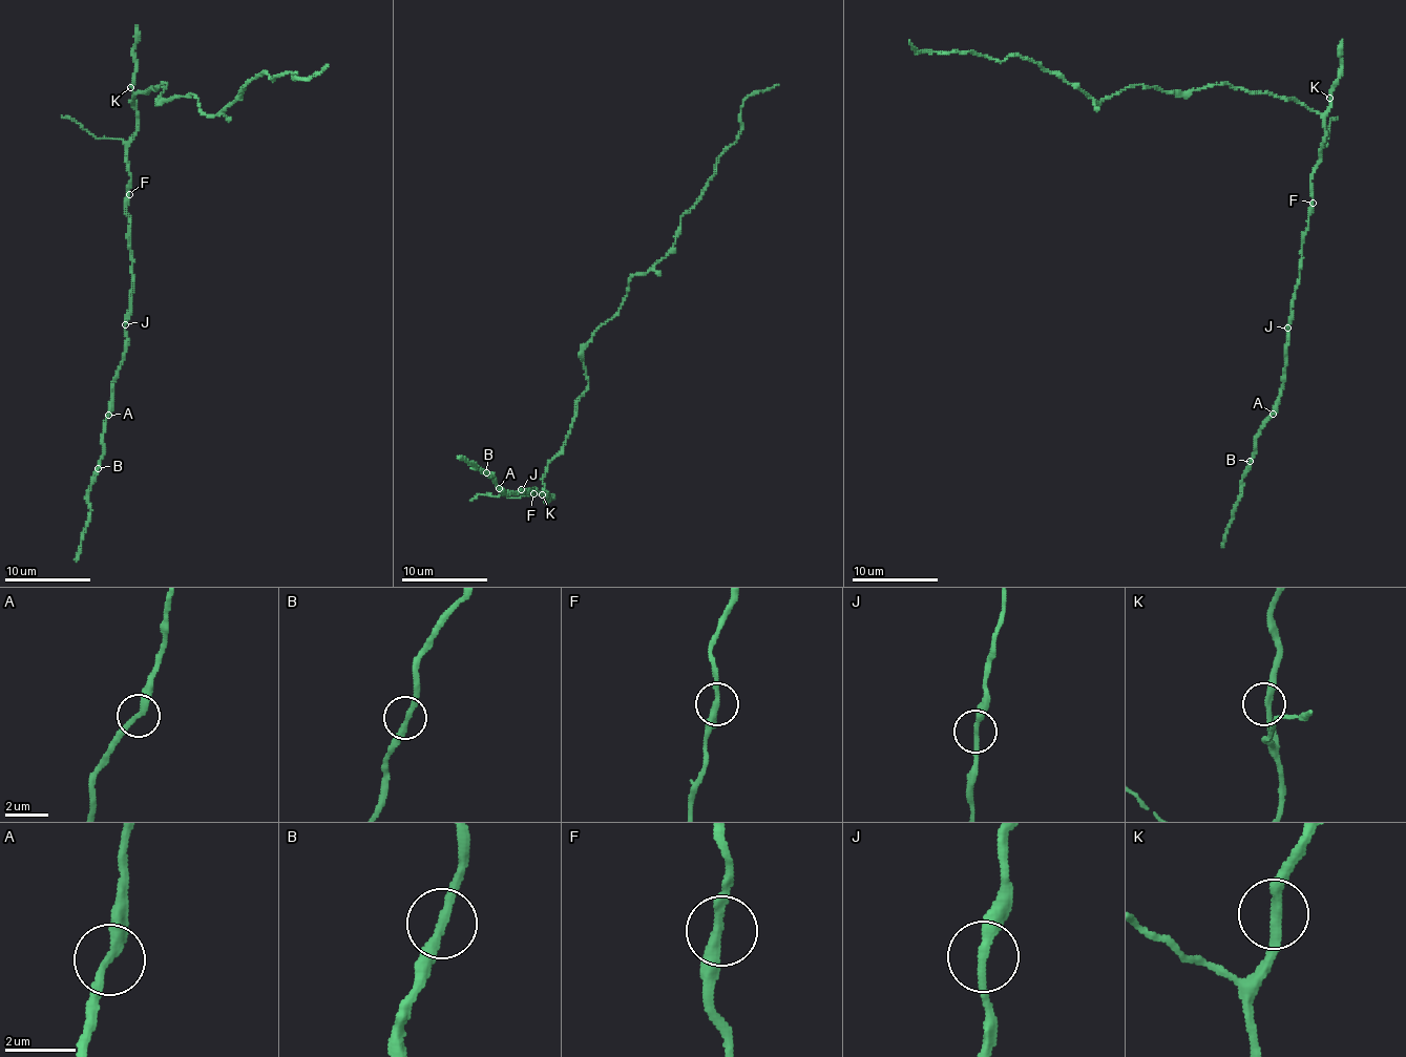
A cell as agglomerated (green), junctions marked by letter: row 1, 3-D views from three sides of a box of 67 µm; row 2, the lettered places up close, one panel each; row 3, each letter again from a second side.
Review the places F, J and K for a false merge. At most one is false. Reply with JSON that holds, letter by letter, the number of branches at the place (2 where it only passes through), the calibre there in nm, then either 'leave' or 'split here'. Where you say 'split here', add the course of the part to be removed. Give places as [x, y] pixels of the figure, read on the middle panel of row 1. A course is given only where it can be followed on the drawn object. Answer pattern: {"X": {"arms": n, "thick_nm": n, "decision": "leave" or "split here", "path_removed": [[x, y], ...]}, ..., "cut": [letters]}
{"F": {"arms": 2, "thick_nm": 280, "decision": "leave"}, "J": {"arms": 2, "thick_nm": 280, "decision": "leave"}, "K": {"arms": 2, "thick_nm": 280, "decision": "leave"}, "cut": []}

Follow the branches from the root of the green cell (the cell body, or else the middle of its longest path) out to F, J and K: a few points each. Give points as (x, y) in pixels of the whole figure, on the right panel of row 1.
F: (1303, 103), (1321, 115), (1325, 129), (1319, 164), (1310, 182), (1313, 203)
J: (1303, 103), (1321, 115), (1325, 142), (1310, 182), (1313, 209), (1302, 240), (1299, 283), (1287, 328)
K: (1303, 103), (1323, 113), (1329, 98)

